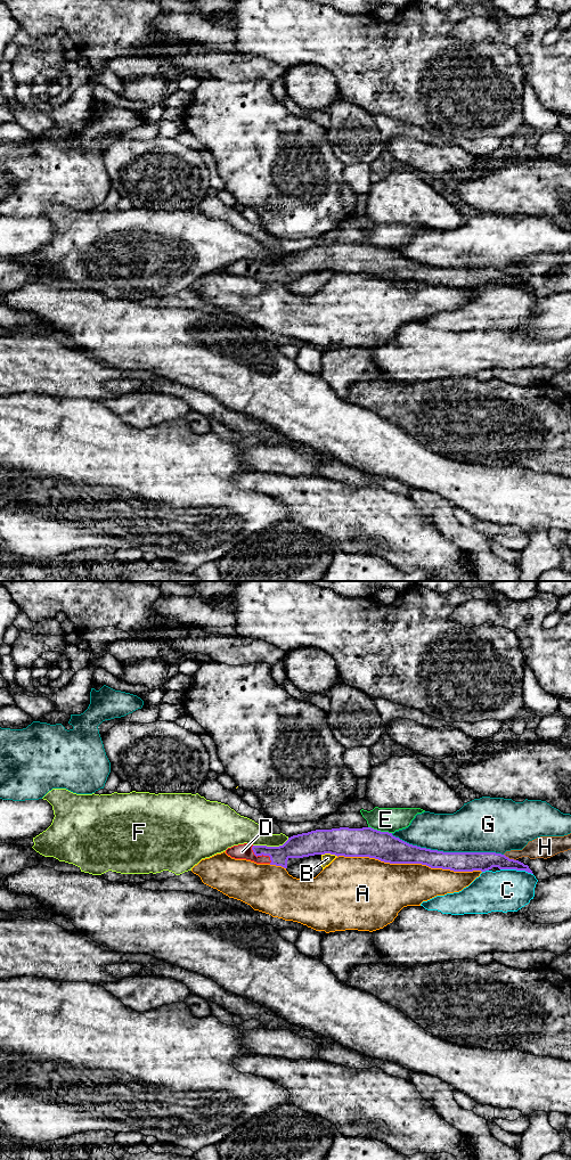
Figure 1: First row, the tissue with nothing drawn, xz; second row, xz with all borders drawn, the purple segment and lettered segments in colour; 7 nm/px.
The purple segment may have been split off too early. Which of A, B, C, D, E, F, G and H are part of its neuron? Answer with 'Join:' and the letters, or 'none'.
Join: D

